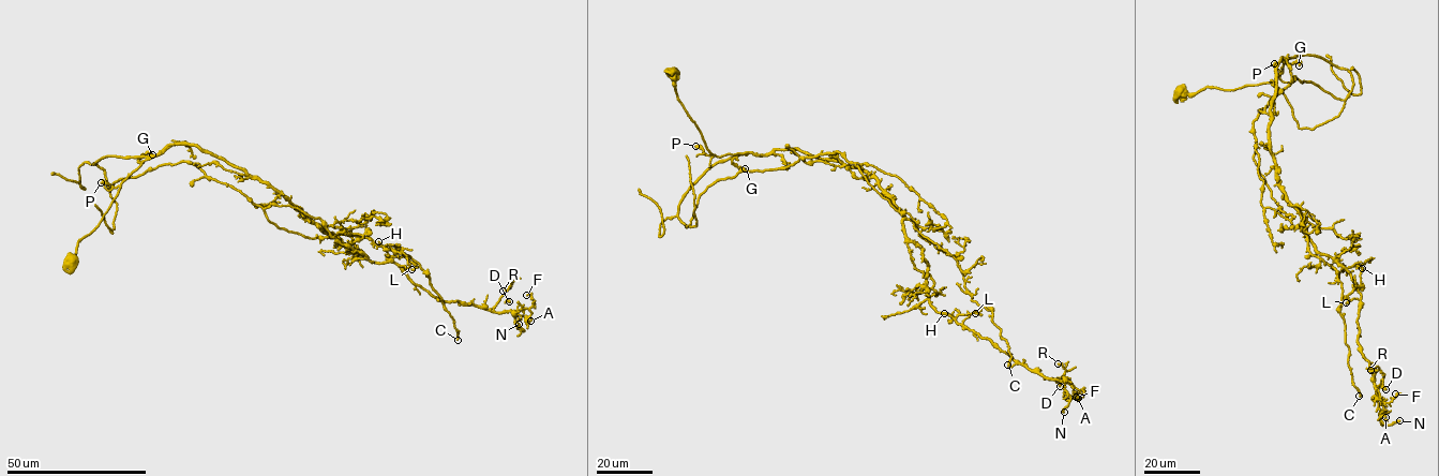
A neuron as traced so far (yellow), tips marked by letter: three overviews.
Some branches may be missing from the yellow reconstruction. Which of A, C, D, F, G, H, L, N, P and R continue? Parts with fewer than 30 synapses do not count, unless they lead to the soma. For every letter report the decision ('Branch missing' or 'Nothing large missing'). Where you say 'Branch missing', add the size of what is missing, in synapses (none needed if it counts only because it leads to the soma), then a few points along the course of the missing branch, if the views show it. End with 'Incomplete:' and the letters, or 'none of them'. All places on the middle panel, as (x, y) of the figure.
A: Nothing large missing
C: Nothing large missing
D: Nothing large missing
F: Nothing large missing
G: Nothing large missing
H: Nothing large missing
L: Nothing large missing
N: Nothing large missing
P: Nothing large missing
R: Nothing large missing
Incomplete: none of them

